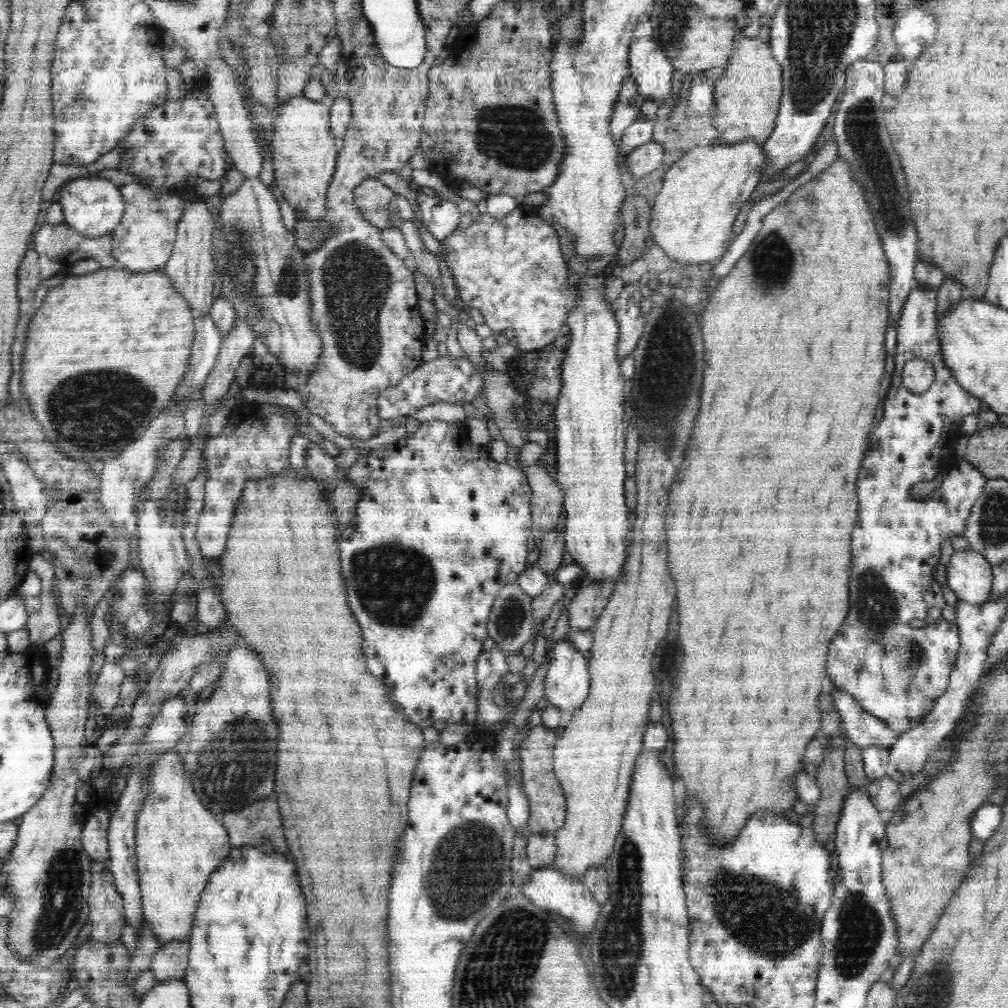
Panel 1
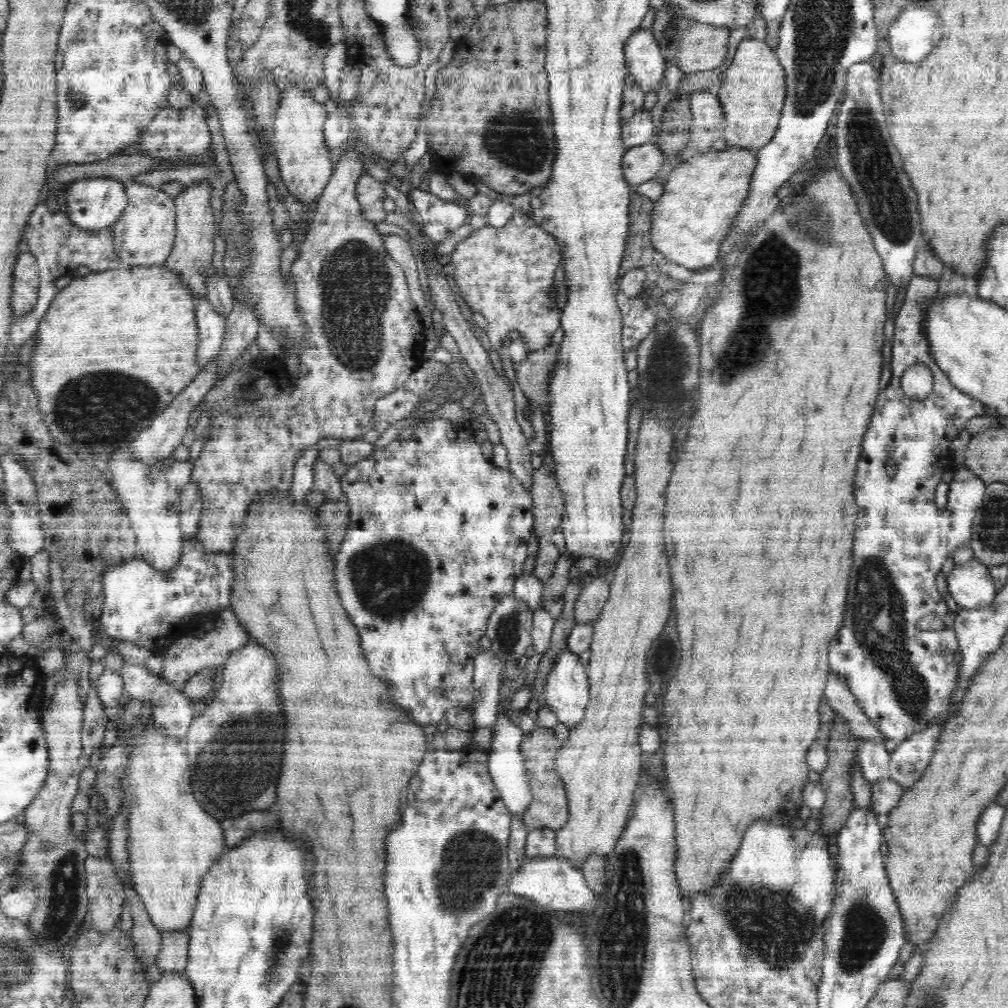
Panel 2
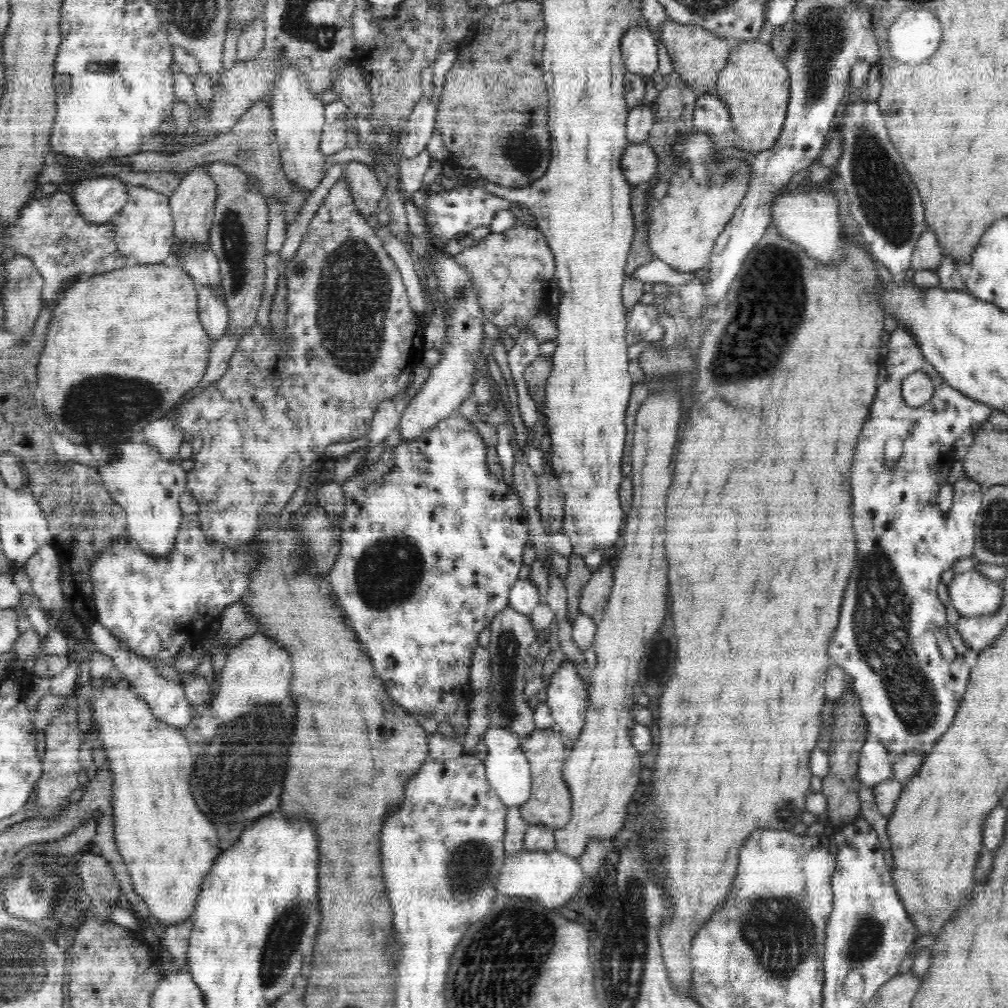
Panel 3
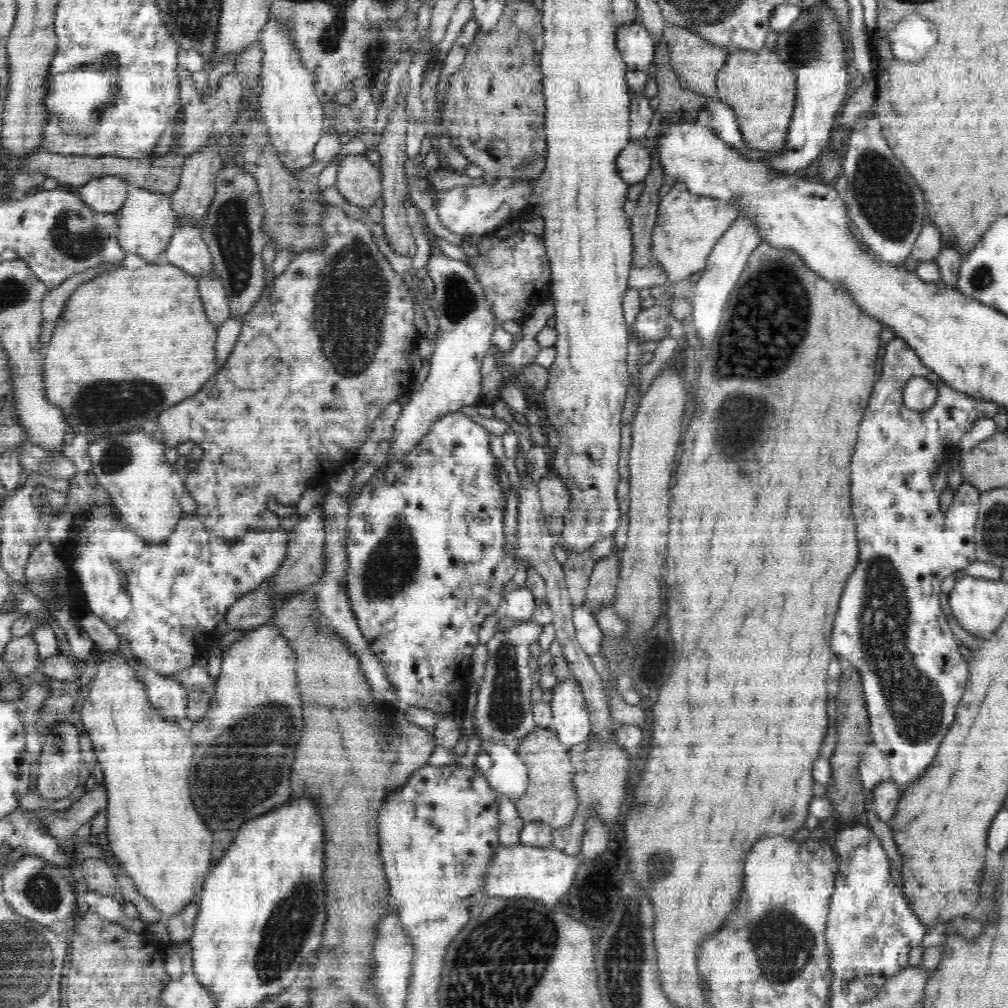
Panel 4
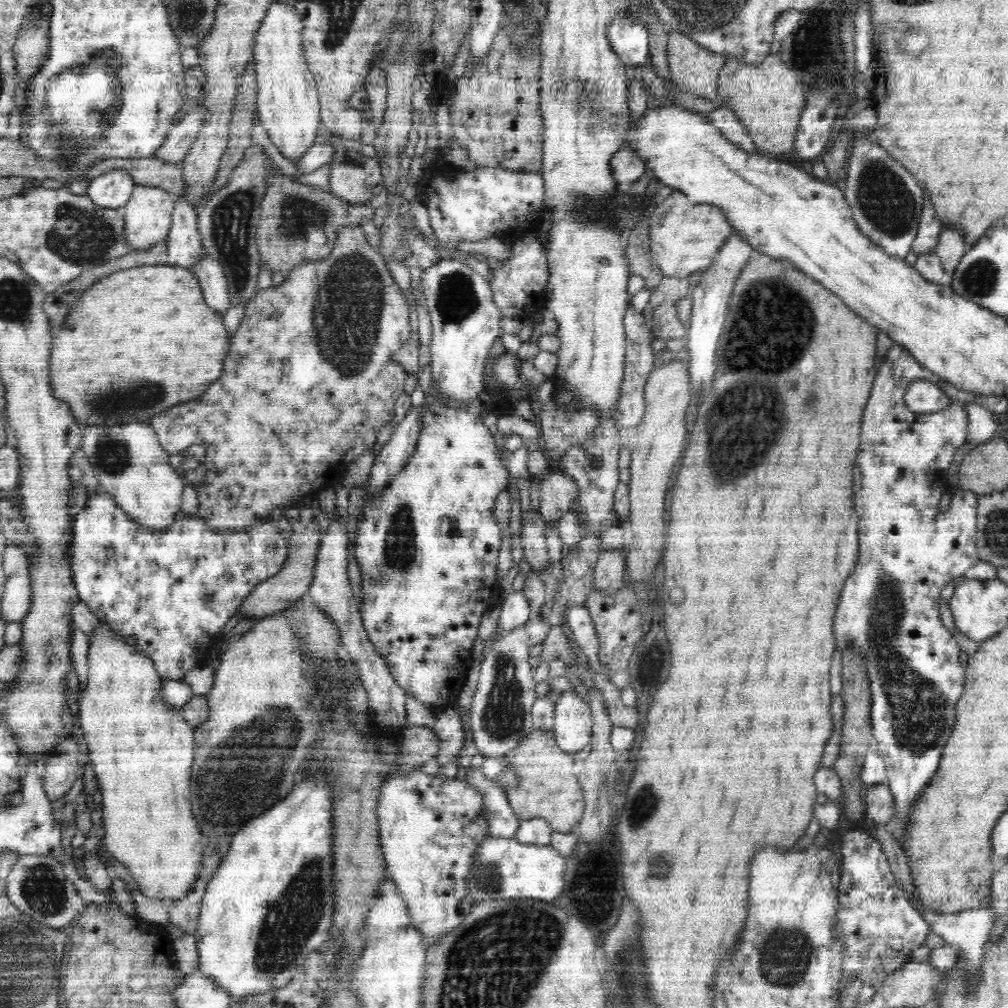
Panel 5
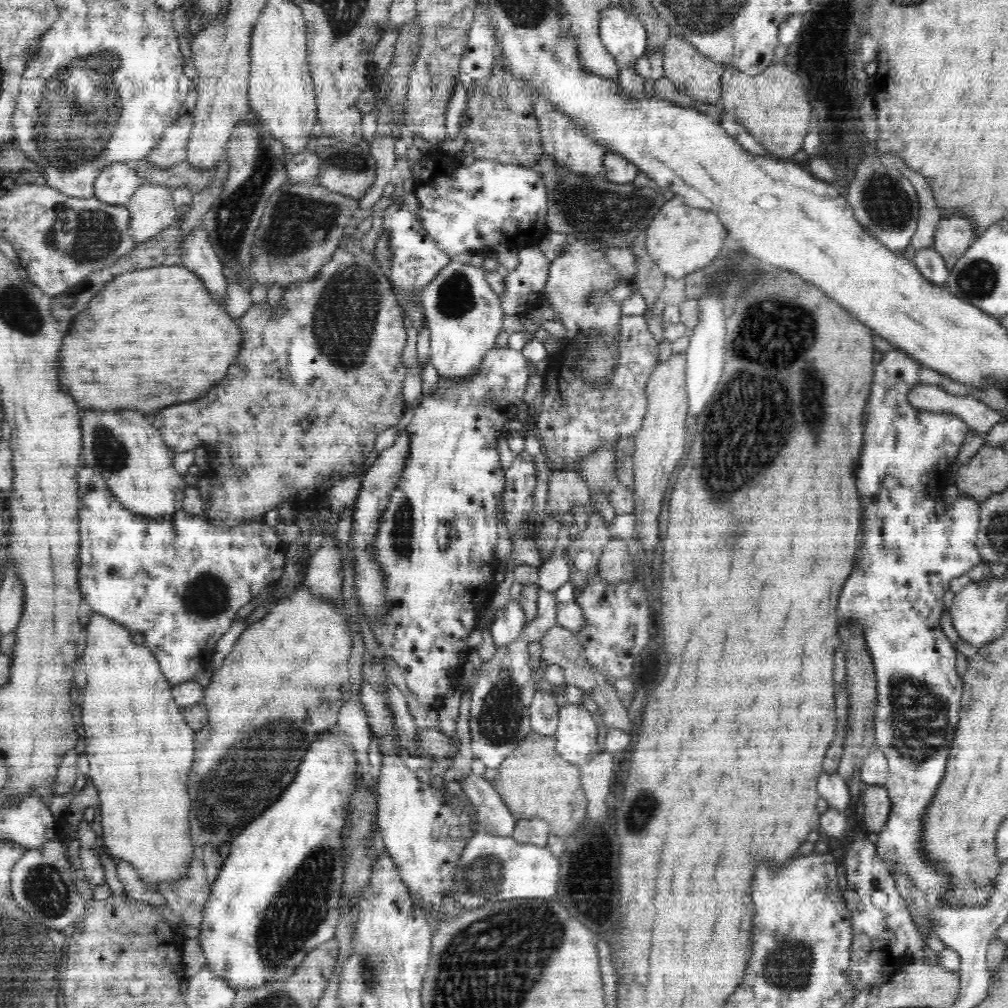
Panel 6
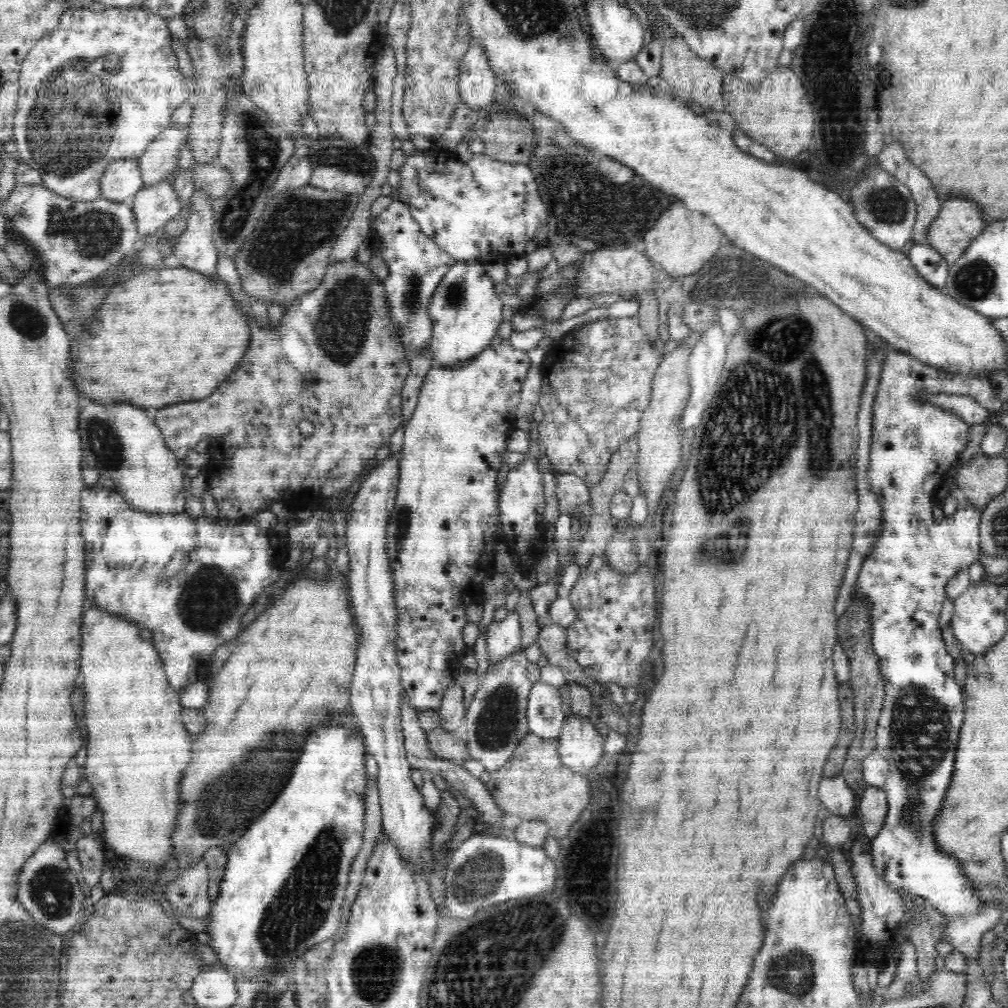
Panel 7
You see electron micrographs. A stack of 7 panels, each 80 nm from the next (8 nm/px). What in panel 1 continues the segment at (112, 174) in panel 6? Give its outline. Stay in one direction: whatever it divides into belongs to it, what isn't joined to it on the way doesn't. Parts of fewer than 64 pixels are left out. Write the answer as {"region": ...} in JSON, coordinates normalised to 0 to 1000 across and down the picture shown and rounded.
{"region":[[[97,175],[68,179],[60,187],[56,197],[62,204],[63,220],[87,236],[109,232],[119,222],[125,202],[118,185]]]}

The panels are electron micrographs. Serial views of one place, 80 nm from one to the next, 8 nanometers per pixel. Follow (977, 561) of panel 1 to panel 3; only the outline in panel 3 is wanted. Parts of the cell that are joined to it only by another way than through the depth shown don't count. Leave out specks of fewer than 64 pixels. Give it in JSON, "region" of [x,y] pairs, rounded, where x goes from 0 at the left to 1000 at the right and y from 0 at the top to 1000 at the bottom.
{"region":[[[966,564],[946,571],[939,581],[942,595],[952,612],[970,613],[978,609],[988,609],[994,603],[995,580],[982,576]]]}

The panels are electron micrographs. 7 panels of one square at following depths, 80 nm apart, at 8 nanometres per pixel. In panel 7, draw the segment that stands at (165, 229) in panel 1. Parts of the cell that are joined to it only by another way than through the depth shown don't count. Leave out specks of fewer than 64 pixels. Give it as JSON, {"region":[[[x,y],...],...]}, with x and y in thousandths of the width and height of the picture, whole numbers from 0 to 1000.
{"region":[[[169,180],[142,186],[134,192],[130,202],[139,236],[157,230],[183,205]]]}

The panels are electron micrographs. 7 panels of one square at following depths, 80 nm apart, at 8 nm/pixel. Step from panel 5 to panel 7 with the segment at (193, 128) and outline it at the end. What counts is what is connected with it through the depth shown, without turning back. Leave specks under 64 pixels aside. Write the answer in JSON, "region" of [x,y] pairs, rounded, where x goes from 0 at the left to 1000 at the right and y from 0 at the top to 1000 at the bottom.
{"region":[[[170,124],[148,143],[144,151],[137,157],[143,186],[152,184],[156,181],[161,181],[165,174],[173,171],[178,158],[179,146],[187,139],[187,135],[187,126],[176,127],[173,124]]]}

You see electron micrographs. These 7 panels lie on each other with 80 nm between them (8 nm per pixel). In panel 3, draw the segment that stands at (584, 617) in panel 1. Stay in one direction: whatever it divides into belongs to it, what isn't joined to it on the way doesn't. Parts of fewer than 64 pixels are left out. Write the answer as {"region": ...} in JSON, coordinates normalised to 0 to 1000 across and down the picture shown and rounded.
{"region":[[[600,556],[587,569],[575,591],[575,606],[593,614],[605,593],[608,579],[607,556]]]}

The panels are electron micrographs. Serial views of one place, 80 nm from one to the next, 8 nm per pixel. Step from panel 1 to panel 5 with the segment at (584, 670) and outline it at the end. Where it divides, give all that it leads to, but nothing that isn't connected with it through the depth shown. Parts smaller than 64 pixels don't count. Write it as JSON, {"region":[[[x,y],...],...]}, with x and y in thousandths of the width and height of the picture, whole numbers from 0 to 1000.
{"region":[[[569,685],[559,687],[550,698],[550,728],[556,744],[573,748],[587,734],[585,699],[577,695]]]}

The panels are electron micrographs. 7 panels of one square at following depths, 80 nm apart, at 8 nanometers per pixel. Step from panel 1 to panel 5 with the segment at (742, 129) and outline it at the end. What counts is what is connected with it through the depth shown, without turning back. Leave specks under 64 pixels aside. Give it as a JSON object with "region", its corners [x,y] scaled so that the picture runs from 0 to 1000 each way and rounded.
{"region":[[[762,54],[752,63],[724,57],[712,75],[712,93],[717,105],[730,112],[752,149],[766,154],[778,153],[788,147],[788,133],[792,131],[792,119],[800,104],[797,85],[791,71],[782,68],[772,54]]]}

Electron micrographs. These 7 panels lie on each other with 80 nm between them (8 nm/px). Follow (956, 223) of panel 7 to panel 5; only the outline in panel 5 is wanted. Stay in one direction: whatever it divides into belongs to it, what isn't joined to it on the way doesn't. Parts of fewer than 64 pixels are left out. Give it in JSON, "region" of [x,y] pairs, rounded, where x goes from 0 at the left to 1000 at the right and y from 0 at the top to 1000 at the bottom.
{"region":[[[935,227],[927,250],[935,259],[938,280],[944,276],[952,257],[959,247],[960,243],[958,242],[958,237],[954,235],[954,231],[950,231],[948,227]]]}

